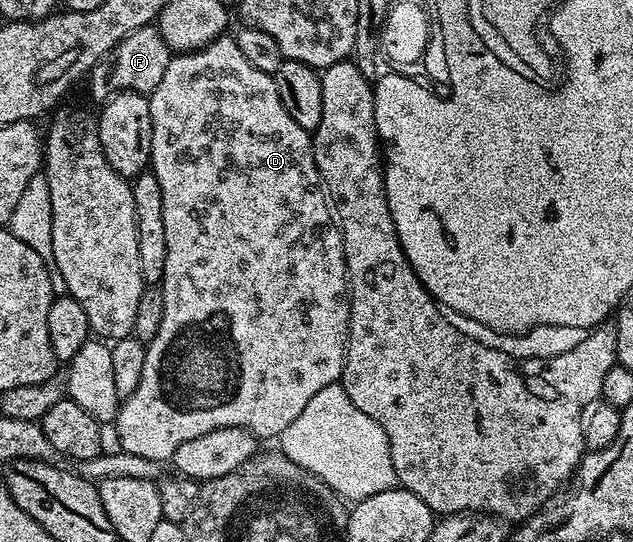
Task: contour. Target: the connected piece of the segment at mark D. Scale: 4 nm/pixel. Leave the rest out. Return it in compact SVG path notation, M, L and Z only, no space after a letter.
M224 34L211 44L192 52L172 55L169 66L157 90L149 94L151 119L151 163L157 183L161 186L162 213L165 217L165 270L161 287L165 294L165 315L161 330L147 344L145 370L141 382L131 396L119 405L119 416L113 428L117 430L120 449L159 463L168 461L173 451L200 434L218 428L244 428L257 438L282 435L284 430L309 406L309 398L317 390L336 383L342 377L347 353L347 323L351 317L351 297L347 287L347 267L343 235L333 219L333 208L319 174L313 154L312 133L306 132L281 103L277 82L270 72L257 70L238 48L234 35Z

